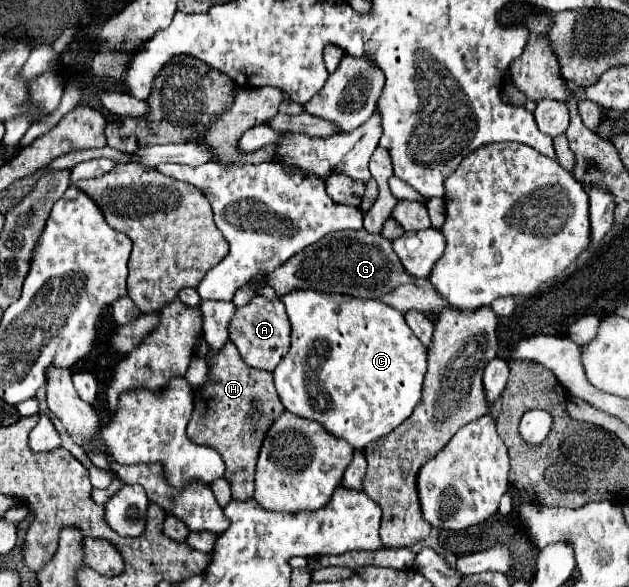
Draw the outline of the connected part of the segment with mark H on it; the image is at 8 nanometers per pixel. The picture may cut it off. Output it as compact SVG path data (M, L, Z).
M226 343L224 349L208 361L208 381L204 387L196 389L194 397L194 413L188 423L188 437L198 443L212 447L220 453L226 473L224 479L230 483L232 499L234 501L246 501L252 499L254 493L254 469L258 451L262 447L266 427L272 425L272 421L284 411L272 373L258 371L248 367L240 355L234 343Z

